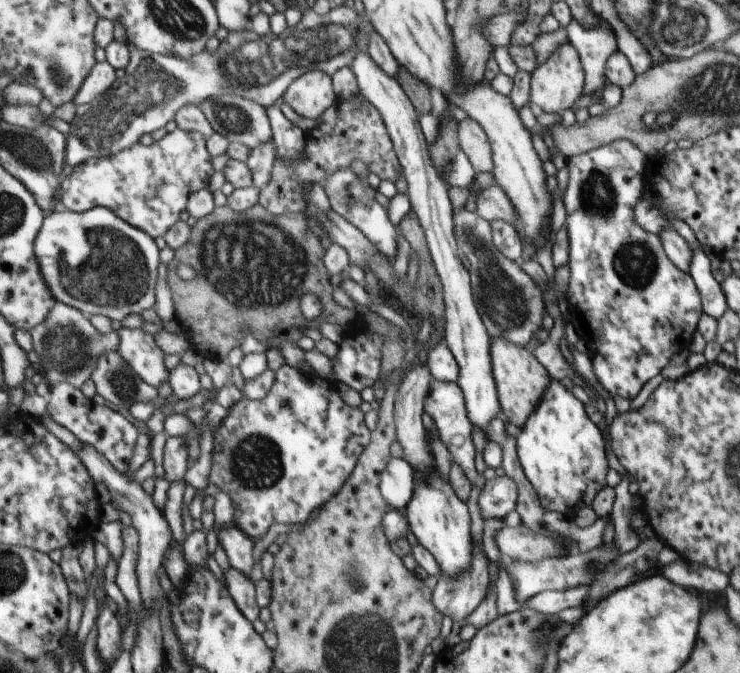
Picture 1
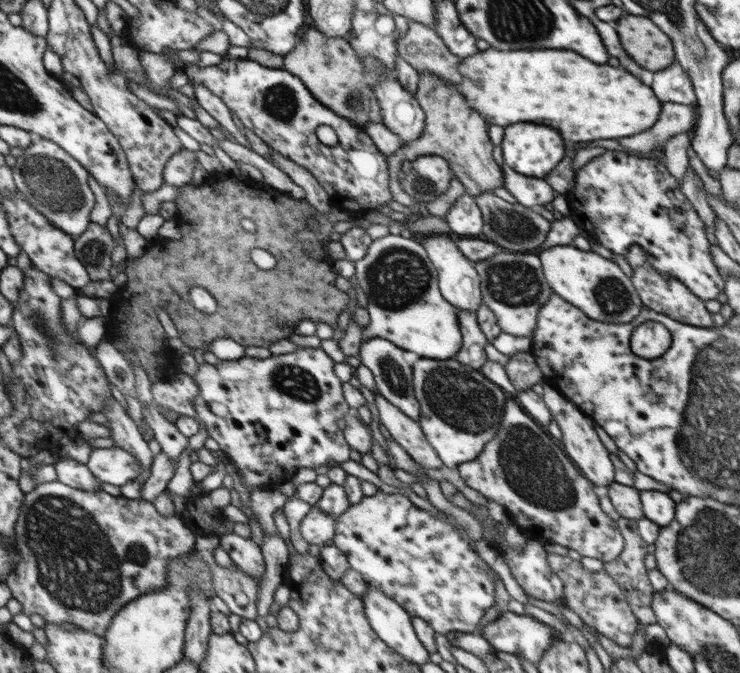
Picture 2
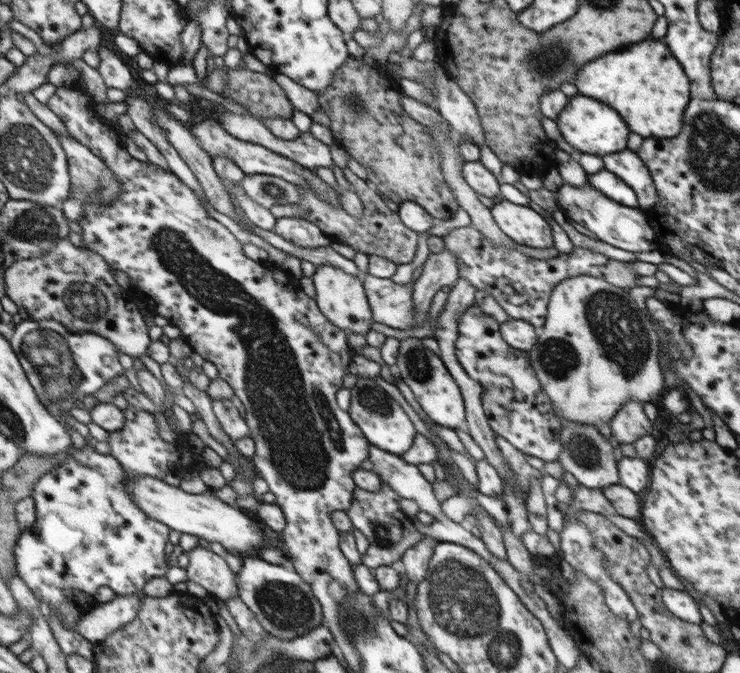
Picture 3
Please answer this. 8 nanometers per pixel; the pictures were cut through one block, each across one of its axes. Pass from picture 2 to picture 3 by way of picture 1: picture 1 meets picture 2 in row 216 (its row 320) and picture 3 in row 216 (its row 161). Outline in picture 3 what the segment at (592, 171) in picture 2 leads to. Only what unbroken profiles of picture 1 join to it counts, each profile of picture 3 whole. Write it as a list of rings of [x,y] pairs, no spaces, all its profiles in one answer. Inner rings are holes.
[[[586,180],[582,186],[570,186],[570,184],[562,184],[558,190],[554,192],[558,198],[558,204],[561,211],[568,219],[577,222],[590,232],[594,232],[599,240],[629,250],[630,252],[652,252],[656,250],[657,241],[656,234],[644,210],[636,207],[623,206],[610,200],[604,196],[600,190],[596,190],[590,180]]]

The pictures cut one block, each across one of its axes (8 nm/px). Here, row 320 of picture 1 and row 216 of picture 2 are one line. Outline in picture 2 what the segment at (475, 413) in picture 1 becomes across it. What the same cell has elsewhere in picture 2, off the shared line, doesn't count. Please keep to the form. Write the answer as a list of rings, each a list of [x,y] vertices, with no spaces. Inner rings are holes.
[[[466,192],[454,201],[454,205],[444,218],[450,227],[451,235],[454,237],[477,238],[480,237],[484,227],[482,214],[476,204],[475,197]]]

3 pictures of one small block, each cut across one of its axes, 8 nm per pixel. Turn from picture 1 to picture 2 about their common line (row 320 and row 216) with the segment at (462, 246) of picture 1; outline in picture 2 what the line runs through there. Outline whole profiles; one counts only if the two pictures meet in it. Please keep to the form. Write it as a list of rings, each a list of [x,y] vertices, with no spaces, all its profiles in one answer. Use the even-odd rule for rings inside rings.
[[[484,193],[475,197],[477,206],[480,208],[482,214],[482,222],[484,227],[482,229],[481,238],[486,241],[495,242],[505,252],[533,252],[538,251],[538,248],[546,240],[547,234],[551,229],[551,223],[538,214],[538,210],[535,208],[528,208],[521,206],[519,203],[510,204],[506,200],[492,193]]]

